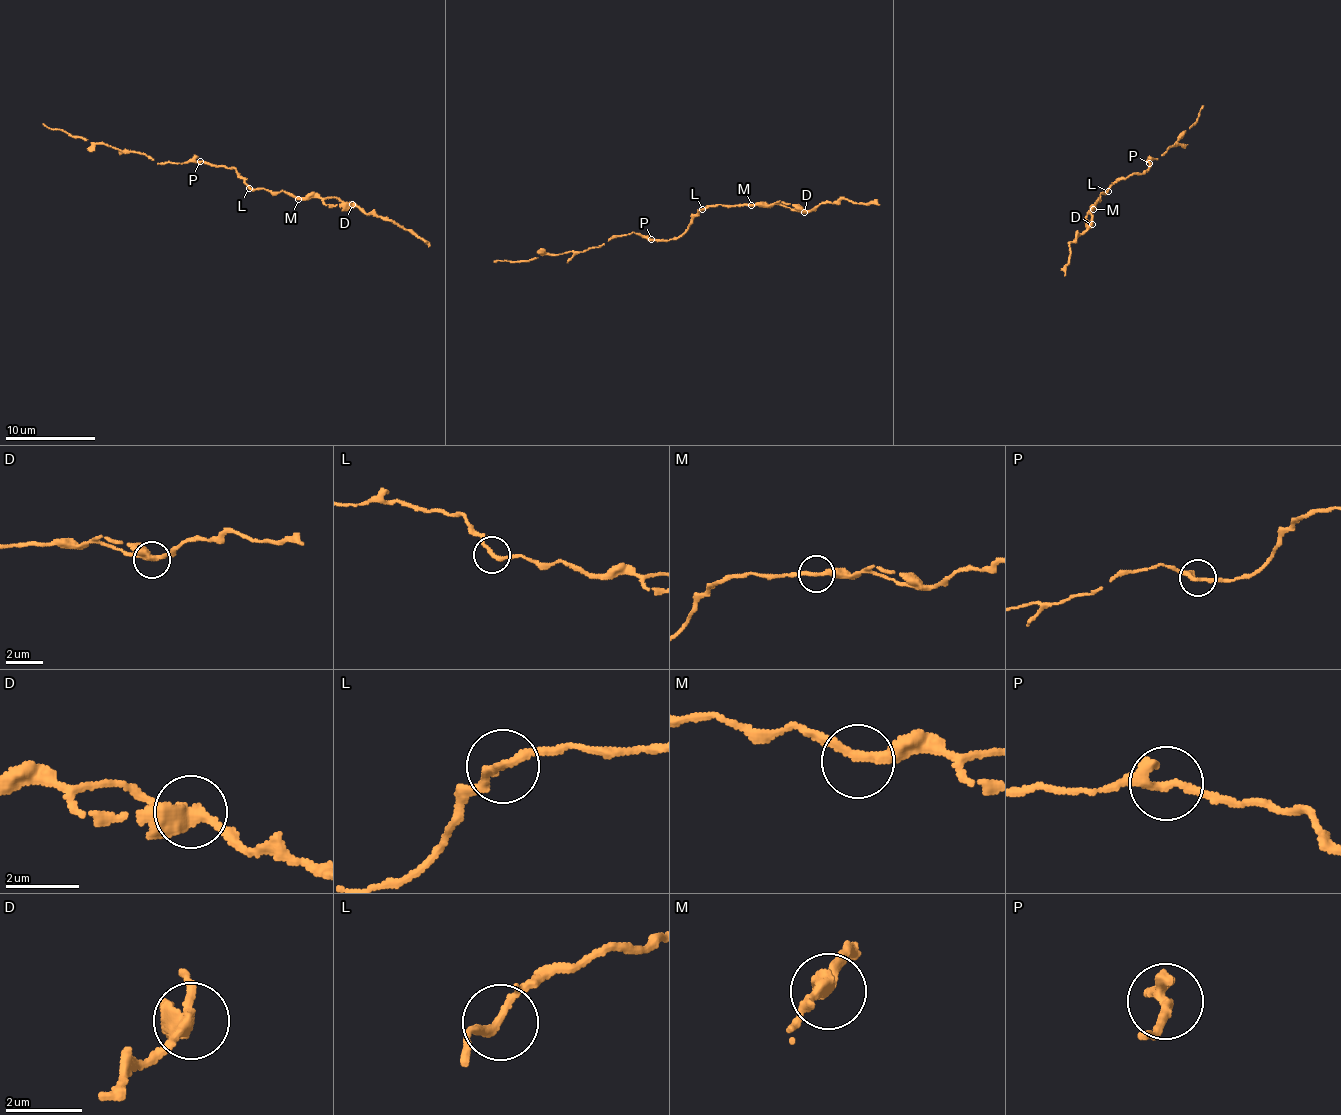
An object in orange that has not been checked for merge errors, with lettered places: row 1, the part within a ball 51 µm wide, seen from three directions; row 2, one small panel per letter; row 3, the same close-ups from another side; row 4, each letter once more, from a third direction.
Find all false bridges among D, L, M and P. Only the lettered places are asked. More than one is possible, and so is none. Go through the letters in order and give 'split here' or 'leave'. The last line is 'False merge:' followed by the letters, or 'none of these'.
D: leave
L: leave
M: leave
P: leave
False merge: none of these

